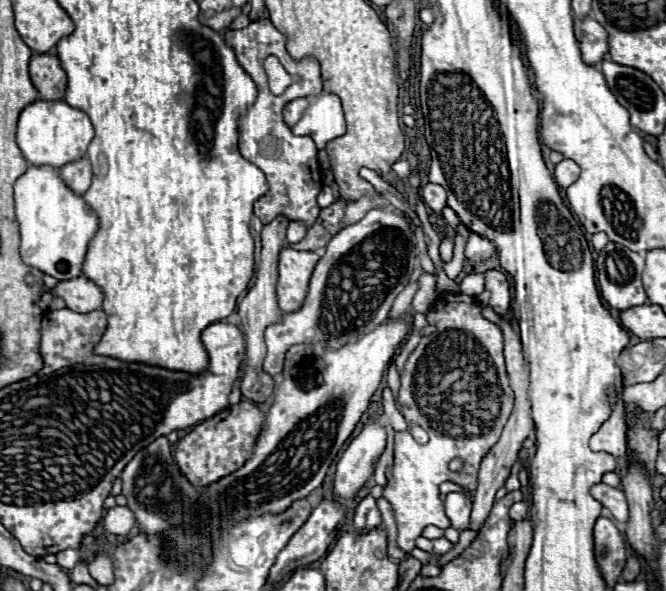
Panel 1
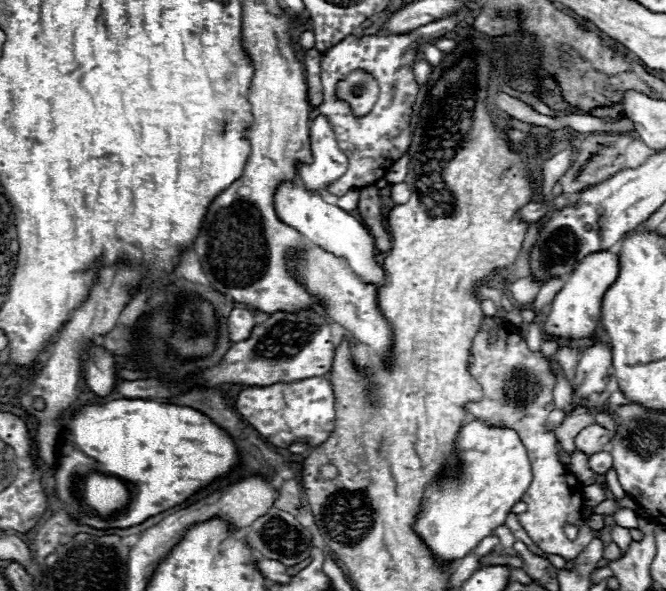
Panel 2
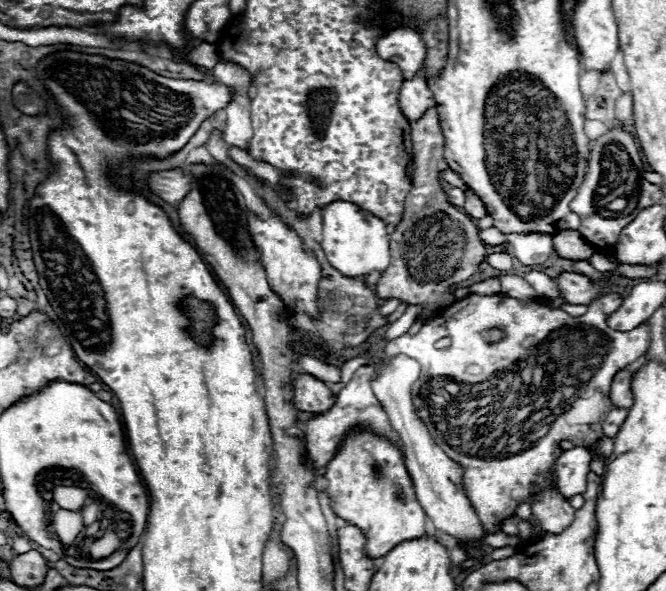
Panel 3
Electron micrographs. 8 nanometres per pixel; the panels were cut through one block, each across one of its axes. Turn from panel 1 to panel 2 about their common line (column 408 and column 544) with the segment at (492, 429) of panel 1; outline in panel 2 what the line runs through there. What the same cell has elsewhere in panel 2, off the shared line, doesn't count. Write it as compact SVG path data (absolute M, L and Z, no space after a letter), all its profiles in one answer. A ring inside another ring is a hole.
M484 316L480 334L474 338L474 362L470 364L470 374L482 386L482 400L466 404L468 414L474 420L484 420L488 426L506 426L518 432L522 444L528 450L528 458L532 462L532 484L522 496L528 510L518 514L518 522L530 536L530 540L546 554L558 554L566 560L574 560L596 536L584 526L580 510L582 502L582 486L578 478L566 470L558 460L558 440L552 434L546 434L544 422L554 410L554 384L556 376L550 368L550 360L544 358L542 352L530 352L524 336L512 324L498 324ZM496 328L494 344L488 344L490 332ZM564 524L578 524L580 534L576 540L568 540L564 536Z

